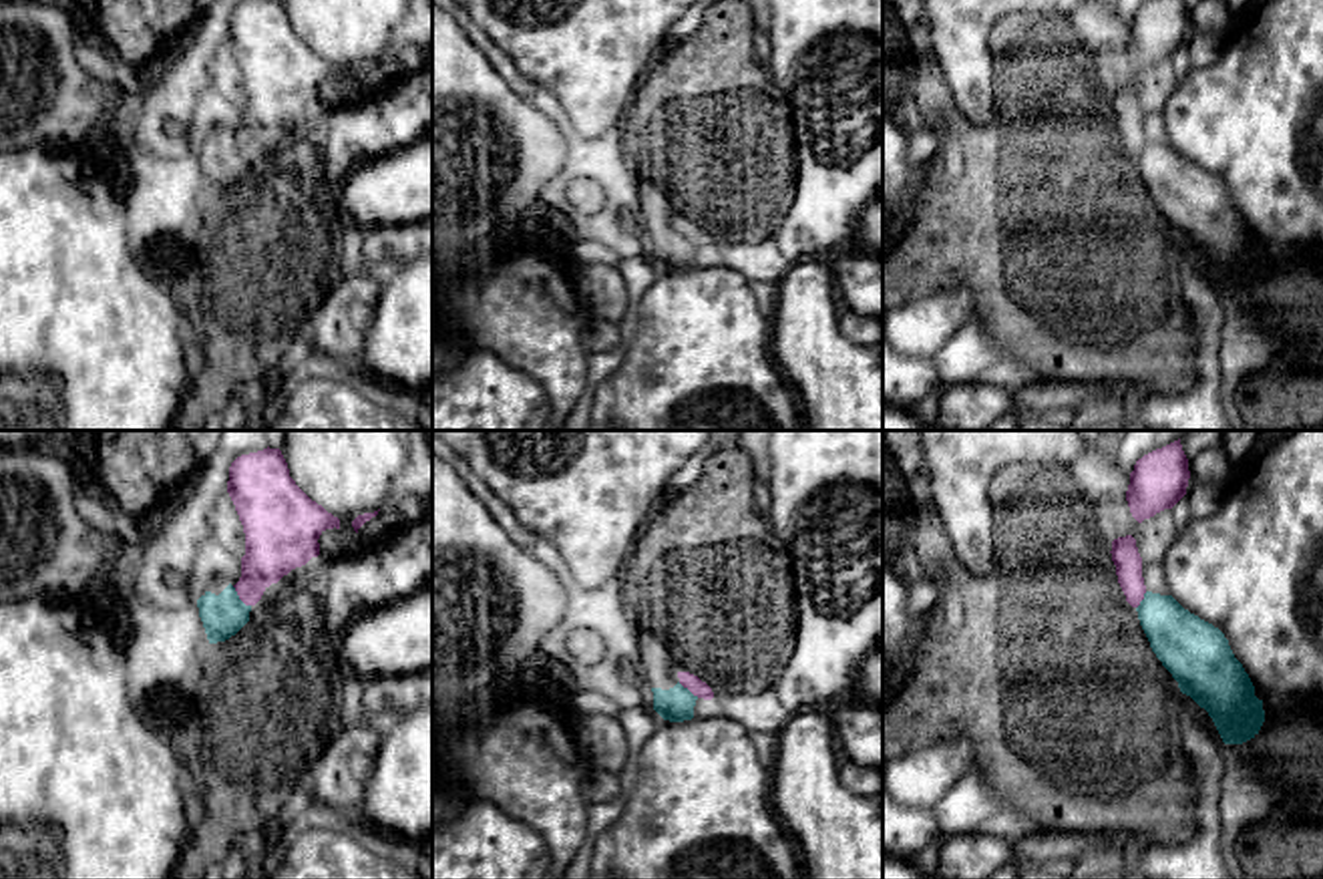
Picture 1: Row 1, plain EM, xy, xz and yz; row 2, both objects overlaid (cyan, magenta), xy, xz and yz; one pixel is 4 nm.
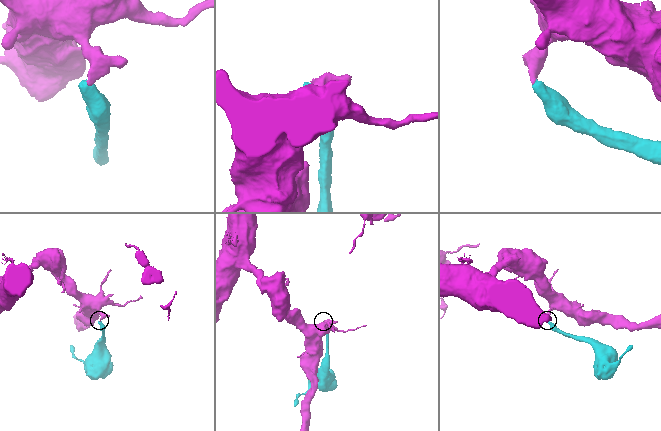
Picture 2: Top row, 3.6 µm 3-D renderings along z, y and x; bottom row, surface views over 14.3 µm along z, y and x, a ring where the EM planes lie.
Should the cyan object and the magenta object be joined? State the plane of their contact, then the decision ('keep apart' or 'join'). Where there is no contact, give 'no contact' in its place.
meets cyan in xy; join

